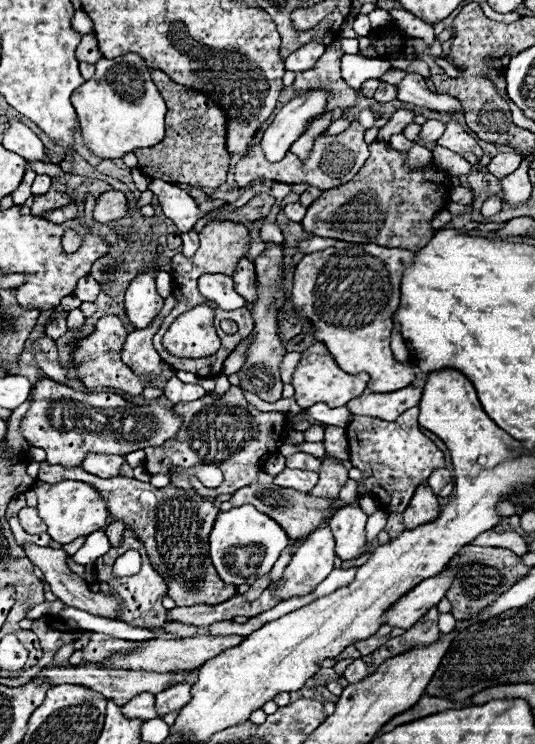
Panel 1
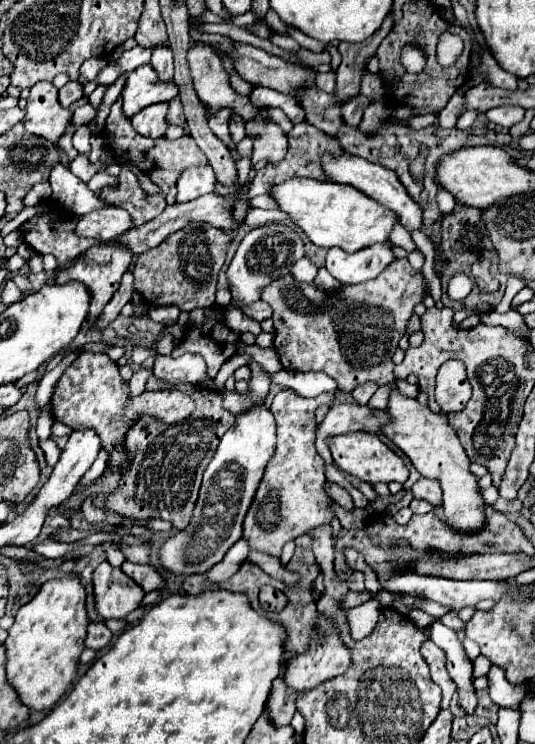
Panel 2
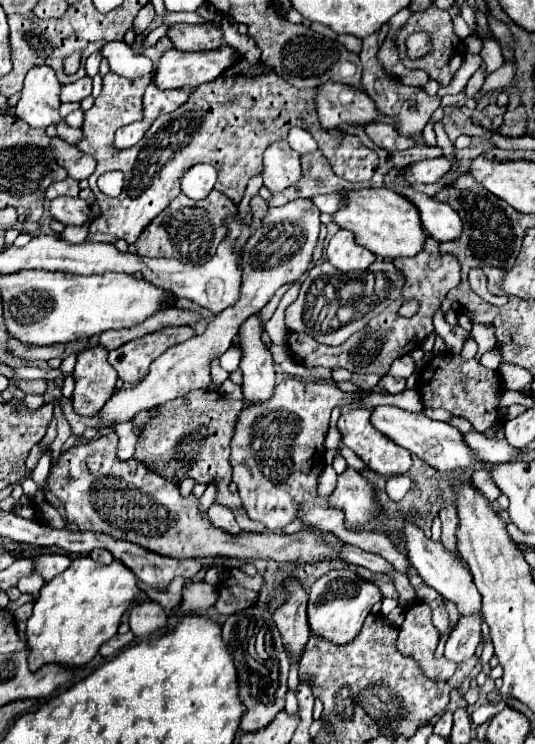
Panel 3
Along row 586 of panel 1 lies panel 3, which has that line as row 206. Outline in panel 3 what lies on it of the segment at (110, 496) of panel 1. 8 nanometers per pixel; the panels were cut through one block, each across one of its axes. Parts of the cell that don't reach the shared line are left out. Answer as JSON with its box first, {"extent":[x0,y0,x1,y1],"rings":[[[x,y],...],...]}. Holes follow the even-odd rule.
{"extent":[136,190,236,264],"rings":[[[212,190],[206,198],[194,202],[180,194],[170,202],[170,206],[154,218],[154,222],[142,232],[138,238],[136,248],[140,256],[162,256],[162,258],[176,258],[186,264],[204,264],[214,254],[218,244],[228,234],[228,222],[236,216],[234,202],[218,190]]]}

